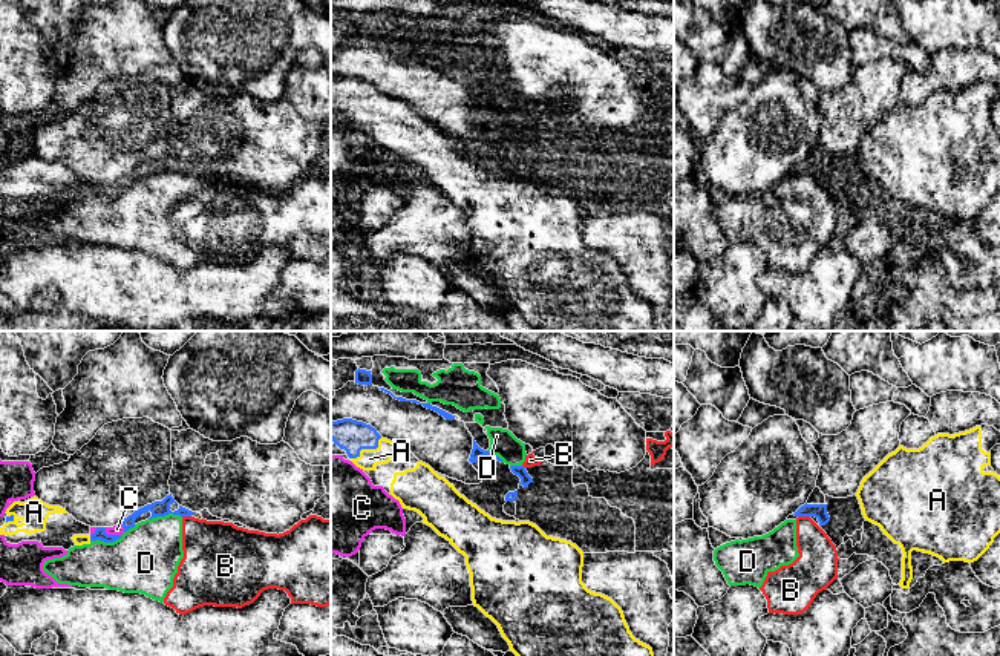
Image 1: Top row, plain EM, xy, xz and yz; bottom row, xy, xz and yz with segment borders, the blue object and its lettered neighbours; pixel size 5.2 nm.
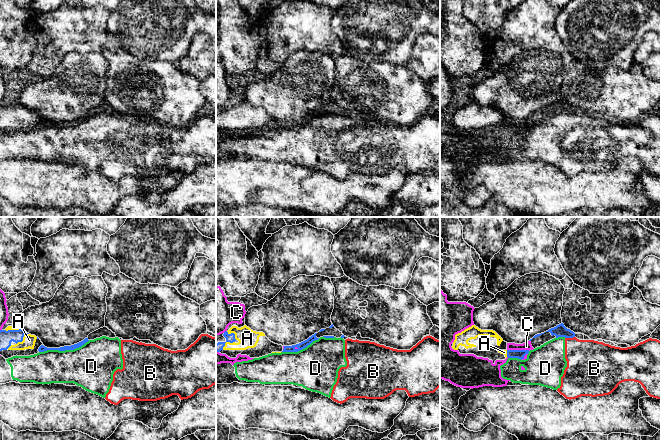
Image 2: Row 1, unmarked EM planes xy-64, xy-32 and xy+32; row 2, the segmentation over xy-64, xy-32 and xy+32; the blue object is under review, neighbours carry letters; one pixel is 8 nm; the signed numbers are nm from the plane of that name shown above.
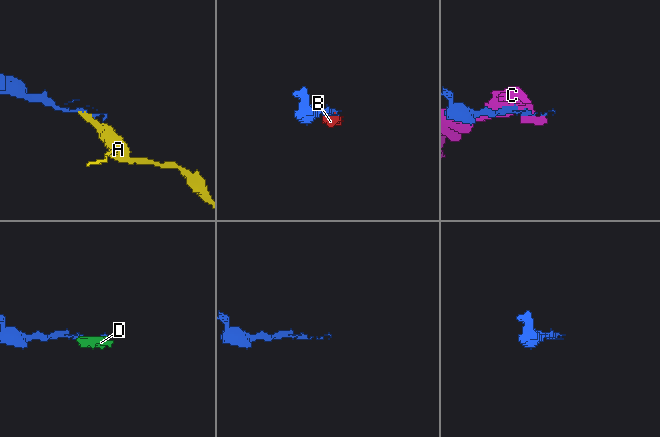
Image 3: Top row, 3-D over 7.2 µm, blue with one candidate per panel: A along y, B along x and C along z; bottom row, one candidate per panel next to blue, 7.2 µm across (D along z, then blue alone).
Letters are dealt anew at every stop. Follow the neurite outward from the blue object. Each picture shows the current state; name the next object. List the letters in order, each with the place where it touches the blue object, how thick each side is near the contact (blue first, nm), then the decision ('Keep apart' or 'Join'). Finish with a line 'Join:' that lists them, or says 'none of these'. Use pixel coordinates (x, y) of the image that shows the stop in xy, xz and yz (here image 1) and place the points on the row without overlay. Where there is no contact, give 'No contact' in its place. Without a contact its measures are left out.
A: Touches blue at xz (368, 104). Thickness 170 nm (blue) against 100 nm. Join
B: Touches blue at yz (804, 172). Thickness 80 nm (blue) against 200 nm. Keep apart
C: Touches blue at xy (114, 192). Thickness 70 nm (blue) against 50 nm. Keep apart
D: Touches blue at xy (112, 198). Thickness 70 nm (blue) against 360 nm. Keep apart
Join: A

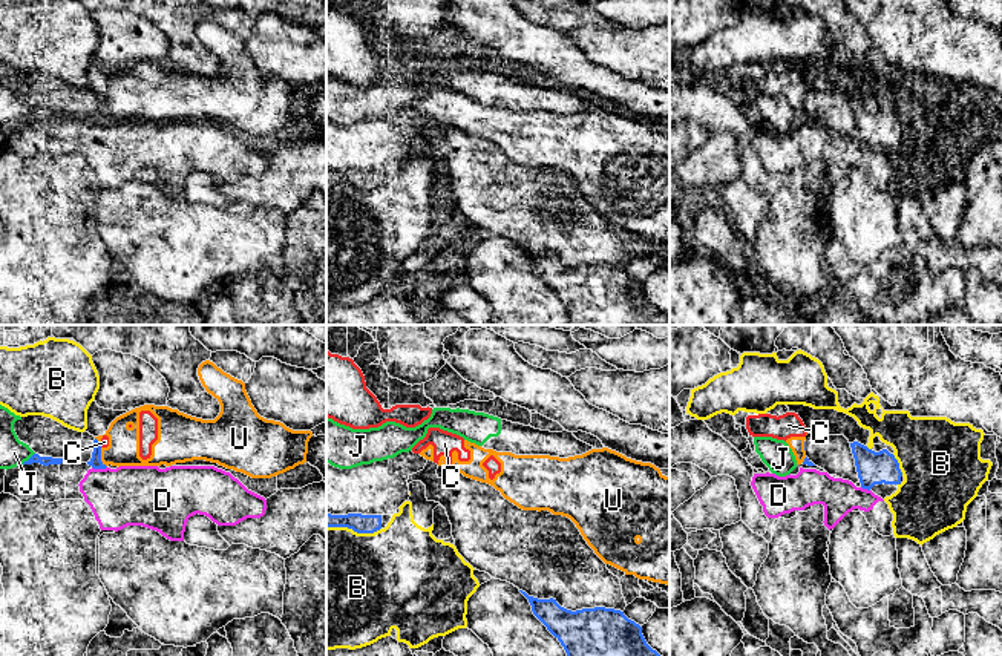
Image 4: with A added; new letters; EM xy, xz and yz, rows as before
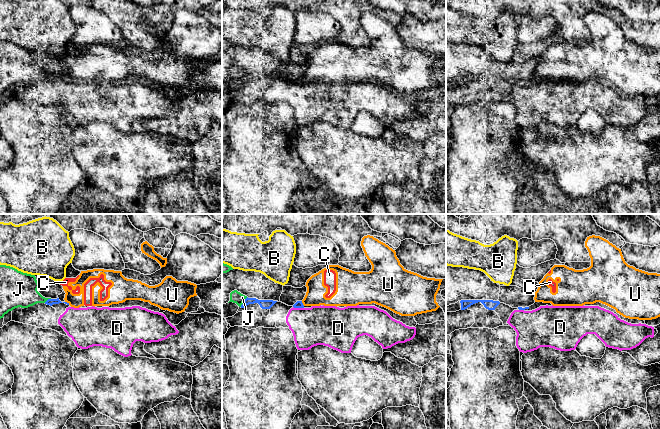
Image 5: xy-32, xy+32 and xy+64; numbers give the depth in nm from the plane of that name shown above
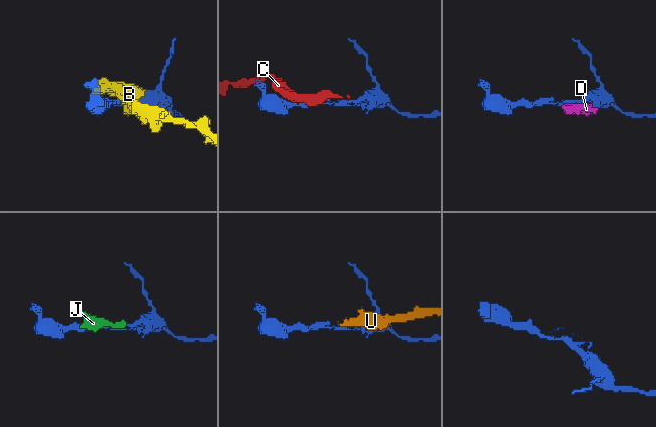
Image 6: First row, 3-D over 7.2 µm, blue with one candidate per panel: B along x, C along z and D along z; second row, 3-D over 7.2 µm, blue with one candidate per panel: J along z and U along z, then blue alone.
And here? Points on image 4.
B: Touches blue at xz (354, 187). Thickness 100 nm (blue) against 500 nm. Keep apart
C: Touches blue at xy (100, 101). Thickness 70 nm (blue) against 50 nm. Keep apart
D: Touches blue at xy (100, 124). Thickness 70 nm (blue) against 320 nm. Keep apart
J: Touches blue at xy (29, 115). Thickness 50 nm (blue) against 140 nm. Keep apart
U: Touches blue at xy (100, 114). Thickness 70 nm (blue) against 170 nm. Keep apart
Join: none of these

